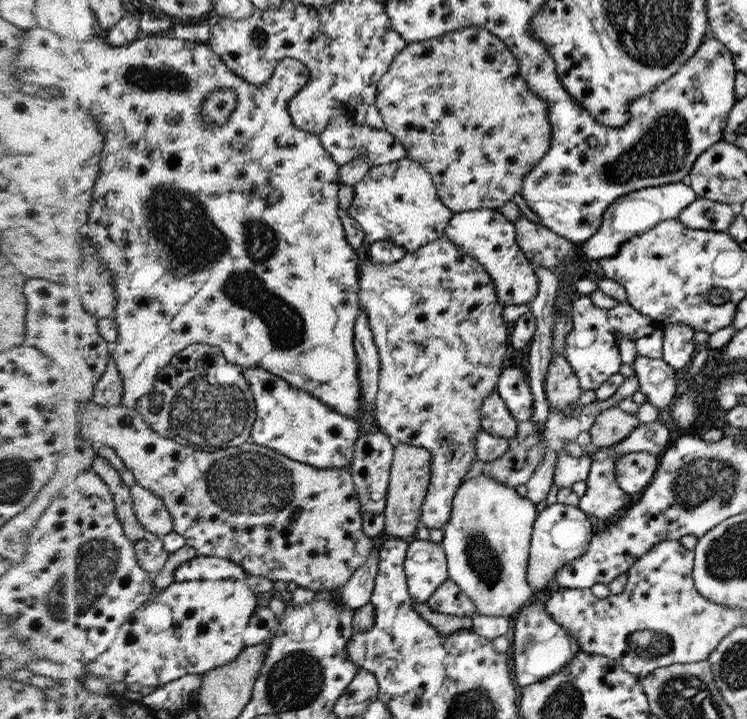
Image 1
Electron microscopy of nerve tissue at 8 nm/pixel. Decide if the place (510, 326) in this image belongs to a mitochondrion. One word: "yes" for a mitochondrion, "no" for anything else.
no

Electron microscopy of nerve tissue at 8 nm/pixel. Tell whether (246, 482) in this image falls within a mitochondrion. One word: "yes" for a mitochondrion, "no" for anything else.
yes

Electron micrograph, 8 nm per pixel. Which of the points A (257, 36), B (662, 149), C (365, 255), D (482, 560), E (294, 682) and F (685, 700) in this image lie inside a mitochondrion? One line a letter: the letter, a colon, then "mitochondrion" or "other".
A: mitochondrion
B: mitochondrion
C: other
D: mitochondrion
E: mitochondrion
F: mitochondrion

